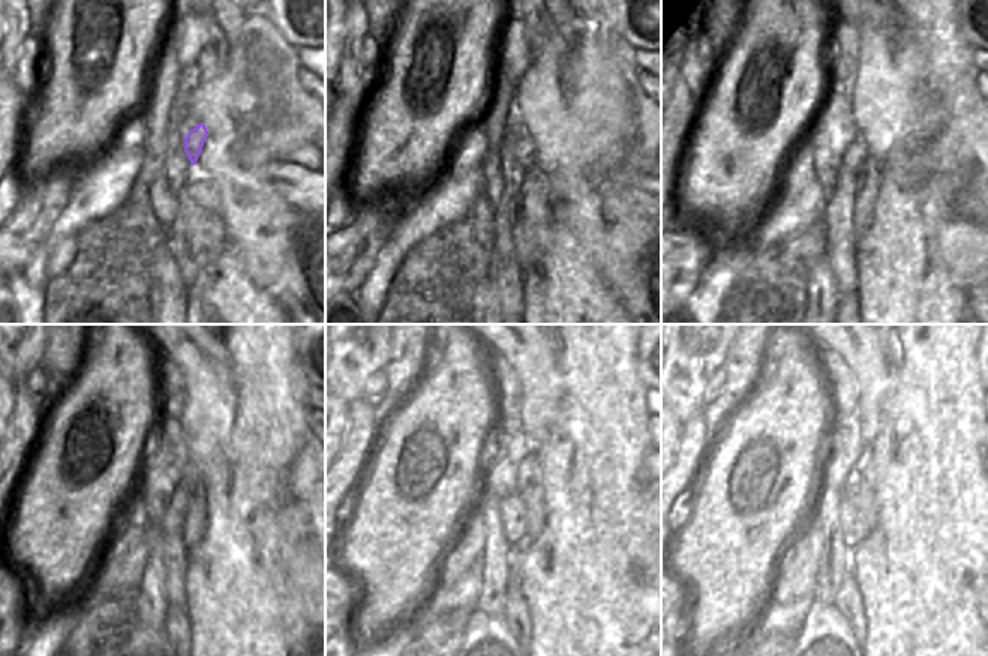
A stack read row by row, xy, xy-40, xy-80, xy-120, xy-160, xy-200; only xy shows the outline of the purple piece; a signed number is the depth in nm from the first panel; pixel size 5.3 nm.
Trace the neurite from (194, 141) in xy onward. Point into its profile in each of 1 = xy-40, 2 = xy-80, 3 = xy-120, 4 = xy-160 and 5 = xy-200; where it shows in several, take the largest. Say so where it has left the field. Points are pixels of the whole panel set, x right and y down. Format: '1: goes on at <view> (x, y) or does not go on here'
1: goes on at xy-40 (526, 147)
2: goes on at xy-80 (856, 153)
3: goes on at xy-120 (177, 508)
4: goes on at xy-160 (513, 511)
5: goes on at xy-200 (855, 530)

